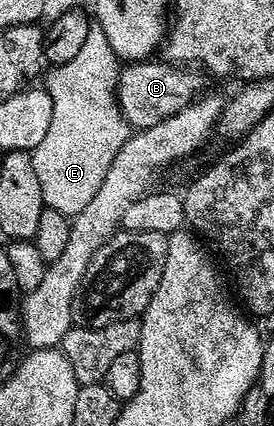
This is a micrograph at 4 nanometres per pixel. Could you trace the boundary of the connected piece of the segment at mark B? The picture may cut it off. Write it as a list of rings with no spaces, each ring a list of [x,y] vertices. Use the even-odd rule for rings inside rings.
[[[155,62],[128,63],[118,75],[119,86],[115,90],[115,98],[119,101],[121,114],[135,130],[157,126],[157,122],[192,104],[204,91],[202,71],[166,62],[151,63]]]

